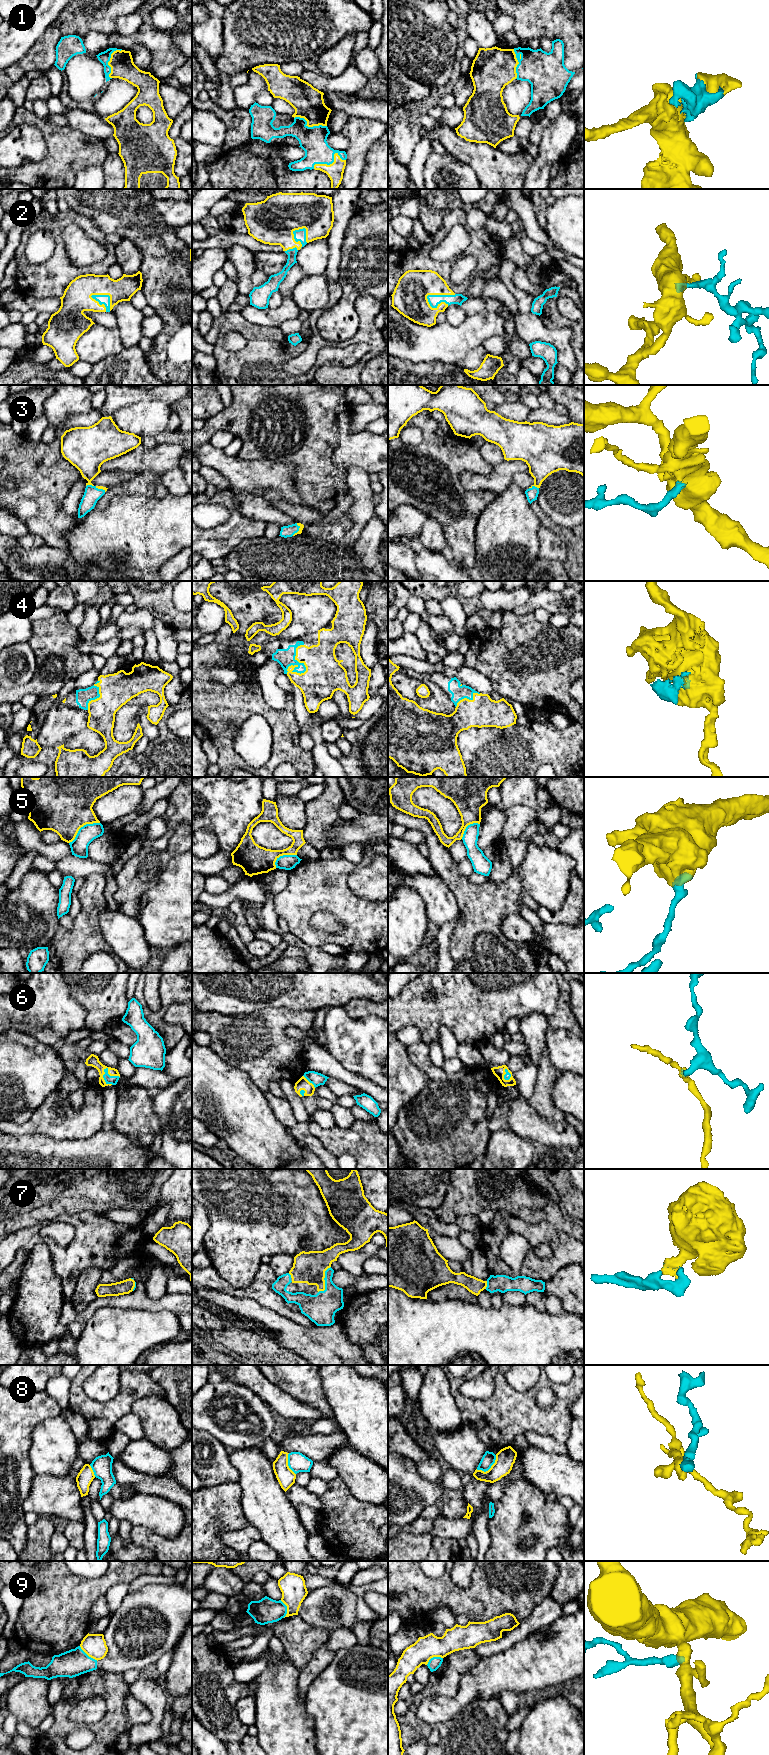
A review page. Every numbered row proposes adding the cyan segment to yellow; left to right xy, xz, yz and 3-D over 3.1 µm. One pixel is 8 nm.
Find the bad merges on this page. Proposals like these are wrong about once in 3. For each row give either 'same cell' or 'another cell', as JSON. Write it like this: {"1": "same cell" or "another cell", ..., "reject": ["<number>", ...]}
{"1": "same cell", "2": "same cell", "3": "same cell", "4": "same cell", "5": "another cell", "6": "same cell", "7": "same cell", "8": "another cell", "9": "another cell", "reject": ["5", "8", "9"]}

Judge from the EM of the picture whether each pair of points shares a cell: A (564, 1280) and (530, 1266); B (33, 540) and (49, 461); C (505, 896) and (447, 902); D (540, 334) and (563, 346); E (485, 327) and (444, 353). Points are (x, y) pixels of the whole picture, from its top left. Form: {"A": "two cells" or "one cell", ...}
{"A": "two cells", "B": "two cells", "C": "two cells", "D": "one cell", "E": "one cell"}

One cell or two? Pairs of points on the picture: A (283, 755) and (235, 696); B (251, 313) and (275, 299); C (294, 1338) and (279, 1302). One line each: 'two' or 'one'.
A: one
B: two
C: two

